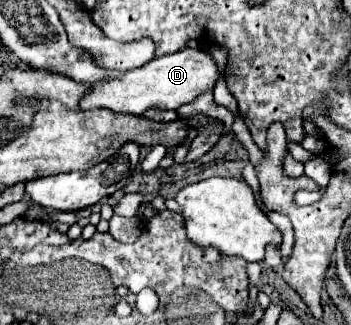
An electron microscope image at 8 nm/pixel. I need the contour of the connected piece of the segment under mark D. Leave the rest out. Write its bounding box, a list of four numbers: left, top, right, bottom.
[83,48,223,114]

